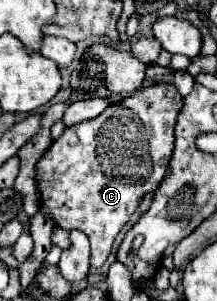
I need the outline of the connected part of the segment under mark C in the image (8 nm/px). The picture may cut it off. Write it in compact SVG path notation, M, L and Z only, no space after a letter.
M157 82L149 88L137 90L133 96L111 104L99 114L95 120L87 120L65 128L63 134L49 146L45 156L37 164L37 186L41 192L41 200L45 210L53 216L55 224L63 230L83 230L91 240L91 266L101 268L107 254L111 252L113 240L123 228L123 224L137 210L141 198L147 192L155 192L165 178L167 164L171 160L175 138L173 128L177 122L177 114L183 106L183 98L179 96L173 84Z

